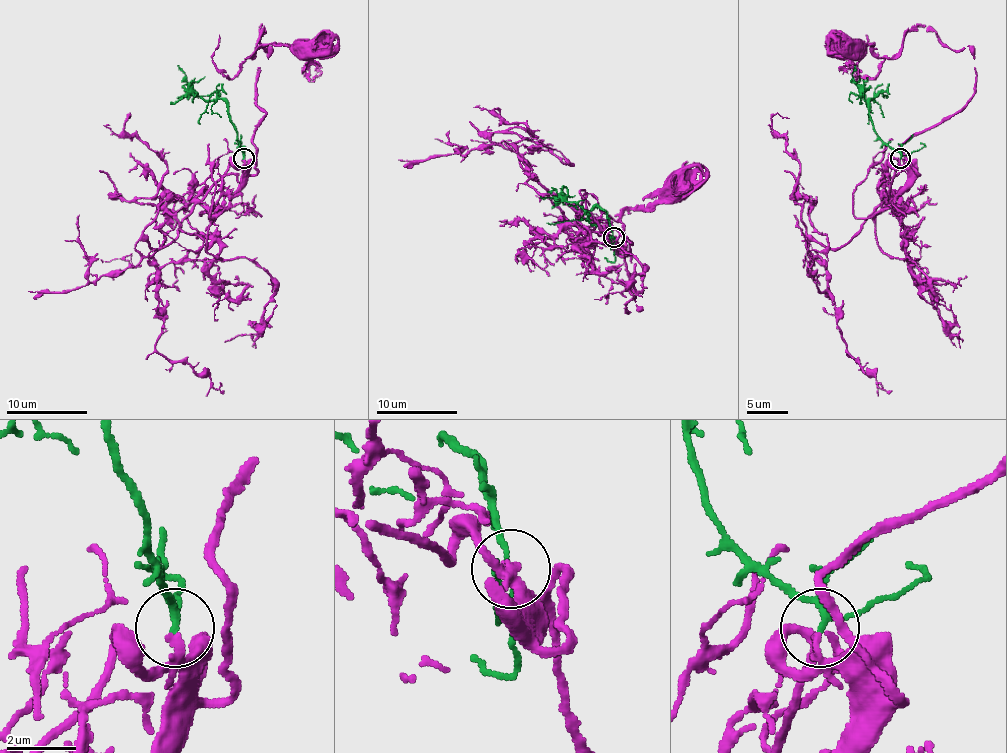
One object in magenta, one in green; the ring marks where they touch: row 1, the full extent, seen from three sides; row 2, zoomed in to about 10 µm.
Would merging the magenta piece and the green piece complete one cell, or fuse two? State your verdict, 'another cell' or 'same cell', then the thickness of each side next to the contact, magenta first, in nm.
same cell | 200/140 nm

